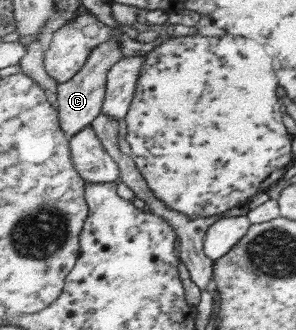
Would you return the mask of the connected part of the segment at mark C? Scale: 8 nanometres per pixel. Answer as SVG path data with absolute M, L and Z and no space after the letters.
M117 27L111 28L113 36L109 41L99 44L93 51L89 52L83 66L67 82L58 83L56 86L56 100L53 104L57 111L59 128L68 138L90 126L93 118L100 112L104 99L105 77L111 65L123 58L122 50L118 44L117 35L120 30Z

